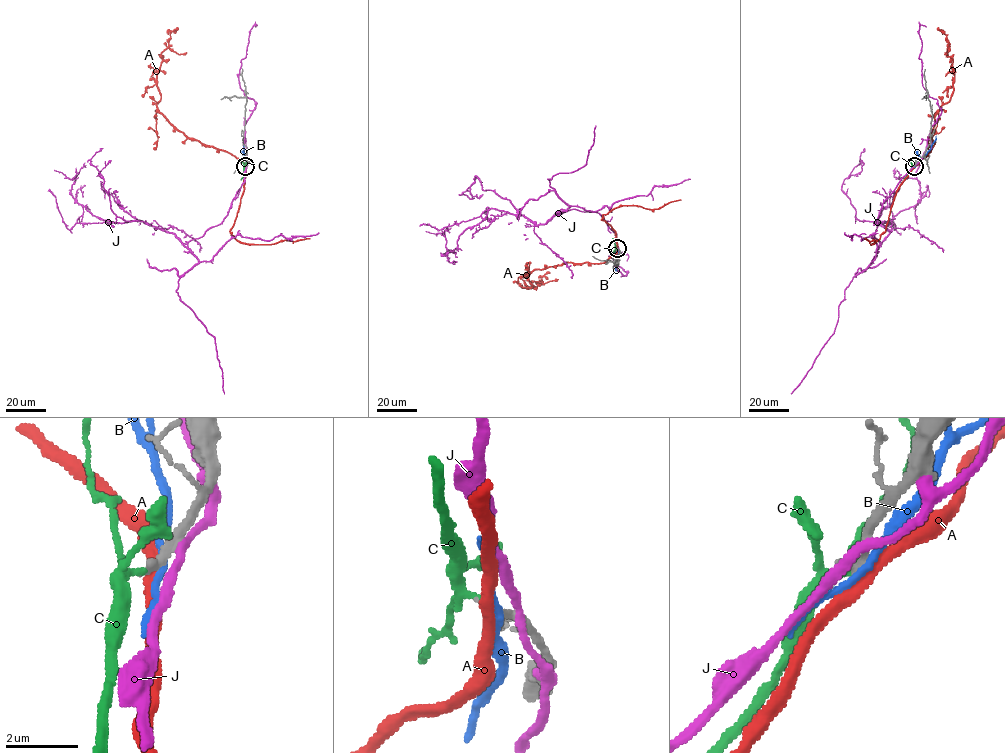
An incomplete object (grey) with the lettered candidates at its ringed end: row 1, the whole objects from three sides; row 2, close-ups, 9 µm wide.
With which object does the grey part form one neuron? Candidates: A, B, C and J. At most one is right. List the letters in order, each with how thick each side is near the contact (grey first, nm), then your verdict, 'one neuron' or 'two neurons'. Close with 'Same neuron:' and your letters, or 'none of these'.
A: calibres 300 and 360 nm; two neurons
B: calibres 320 and 200 nm; two neurons
C: calibres 260 and 200 nm; one neuron
J: calibres 200 and 220 nm; two neurons
Same neuron: C

